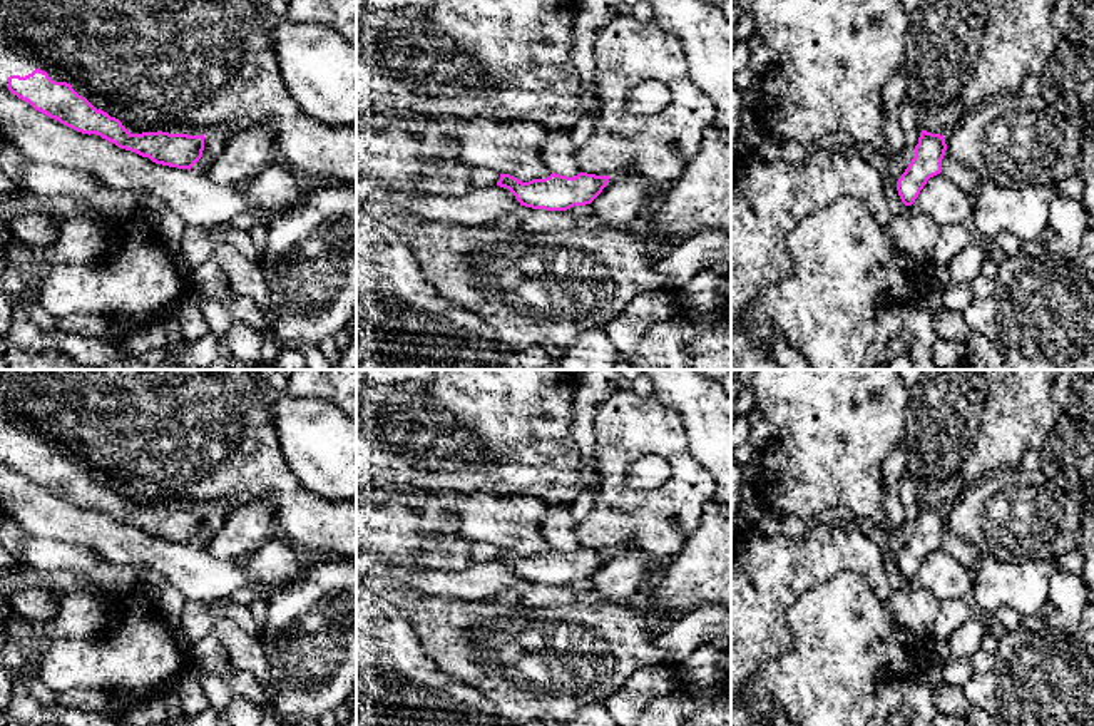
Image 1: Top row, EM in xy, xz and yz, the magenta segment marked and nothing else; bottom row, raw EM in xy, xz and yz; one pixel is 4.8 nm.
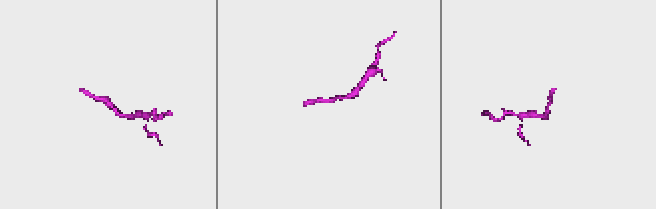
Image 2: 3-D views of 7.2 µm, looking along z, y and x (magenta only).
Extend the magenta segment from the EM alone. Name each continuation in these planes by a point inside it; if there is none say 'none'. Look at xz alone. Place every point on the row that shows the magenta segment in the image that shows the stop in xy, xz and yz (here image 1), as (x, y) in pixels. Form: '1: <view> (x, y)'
none

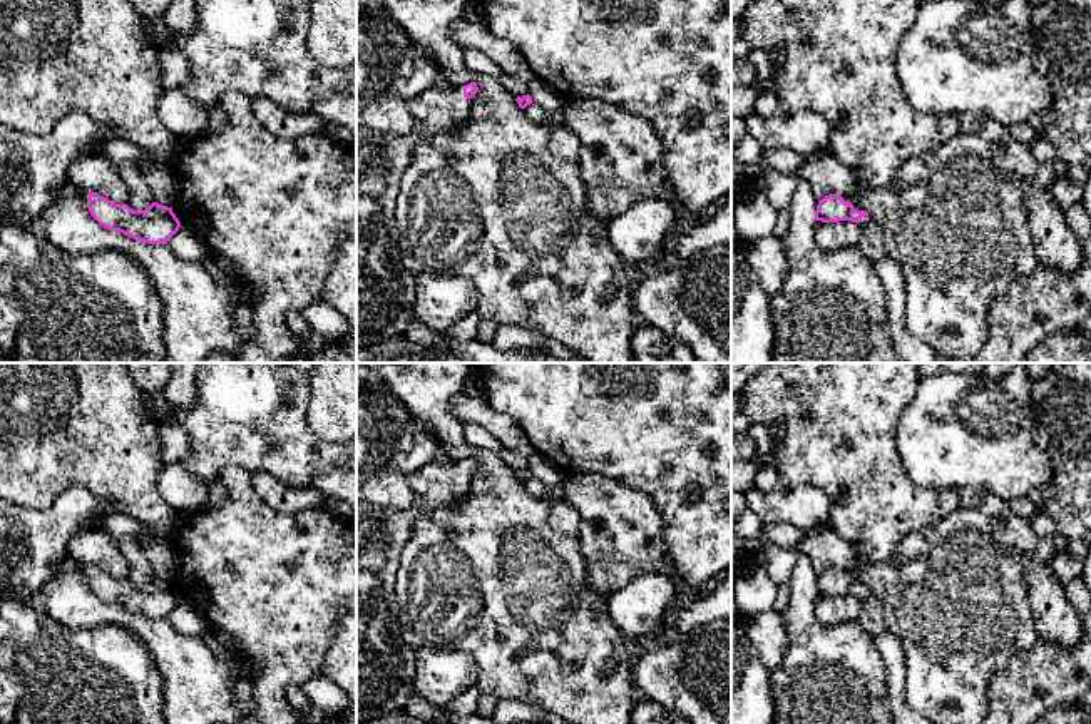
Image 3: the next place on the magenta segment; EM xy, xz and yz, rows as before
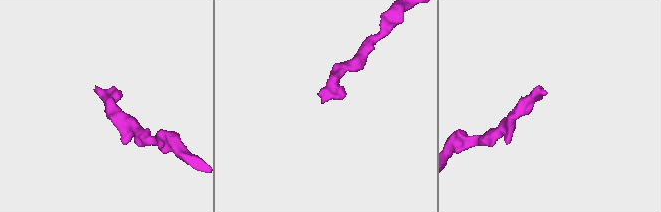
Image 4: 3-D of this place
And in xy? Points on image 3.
1: xy (66, 188)

